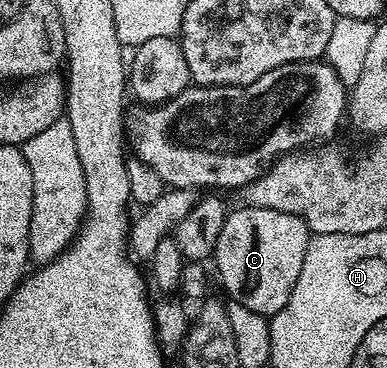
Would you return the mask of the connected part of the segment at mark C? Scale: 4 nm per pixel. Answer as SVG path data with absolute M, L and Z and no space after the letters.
M249 205L239 208L233 208L222 223L214 262L220 272L220 281L229 293L227 296L270 319L286 307L290 291L294 291L294 283L298 283L310 231L298 215L290 215L286 211L270 211L266 207Z

